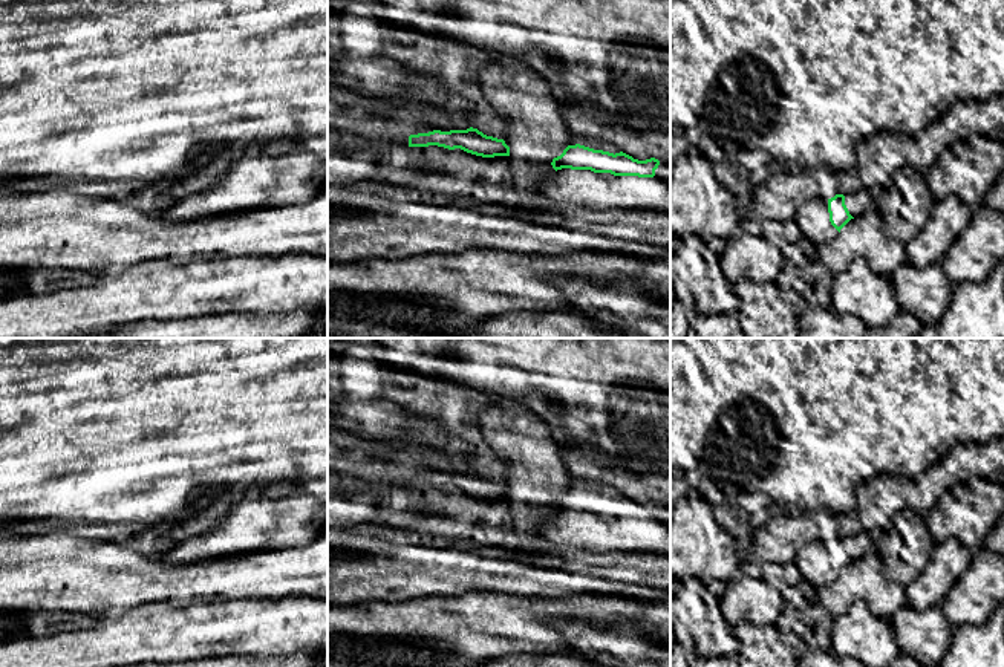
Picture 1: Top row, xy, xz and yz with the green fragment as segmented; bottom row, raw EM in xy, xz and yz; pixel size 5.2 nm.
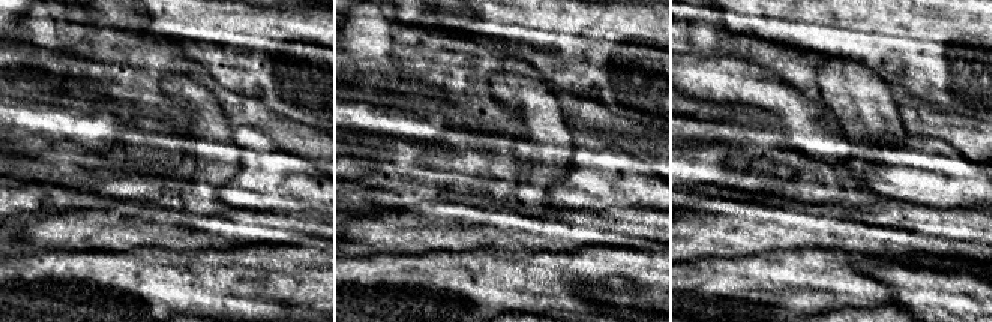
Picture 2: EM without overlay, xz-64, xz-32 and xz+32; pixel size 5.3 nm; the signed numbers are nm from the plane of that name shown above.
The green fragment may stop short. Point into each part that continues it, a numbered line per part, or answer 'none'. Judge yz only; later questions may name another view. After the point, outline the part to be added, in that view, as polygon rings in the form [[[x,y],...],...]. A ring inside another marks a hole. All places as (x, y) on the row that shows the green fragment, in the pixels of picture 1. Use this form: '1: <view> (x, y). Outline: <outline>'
1: yz (857, 202). Outline: [[[860,188],[859,191],[845,196],[845,205],[852,217],[859,217],[874,205],[874,199],[874,191]]]
2: yz (813, 219). Outline: [[[816,197],[805,202],[794,217],[804,237],[816,246],[831,242],[839,231],[830,222],[828,199]]]

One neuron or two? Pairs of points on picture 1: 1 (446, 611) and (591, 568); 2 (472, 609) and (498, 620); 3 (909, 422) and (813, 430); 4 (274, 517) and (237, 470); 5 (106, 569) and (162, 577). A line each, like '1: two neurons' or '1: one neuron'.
1: two neurons
2: one neuron
3: one neuron
4: two neurons
5: one neuron

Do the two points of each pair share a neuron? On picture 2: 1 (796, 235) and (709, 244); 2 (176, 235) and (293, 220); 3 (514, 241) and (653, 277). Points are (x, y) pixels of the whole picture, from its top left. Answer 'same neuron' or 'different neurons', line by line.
1: same neuron
2: same neuron
3: different neurons

